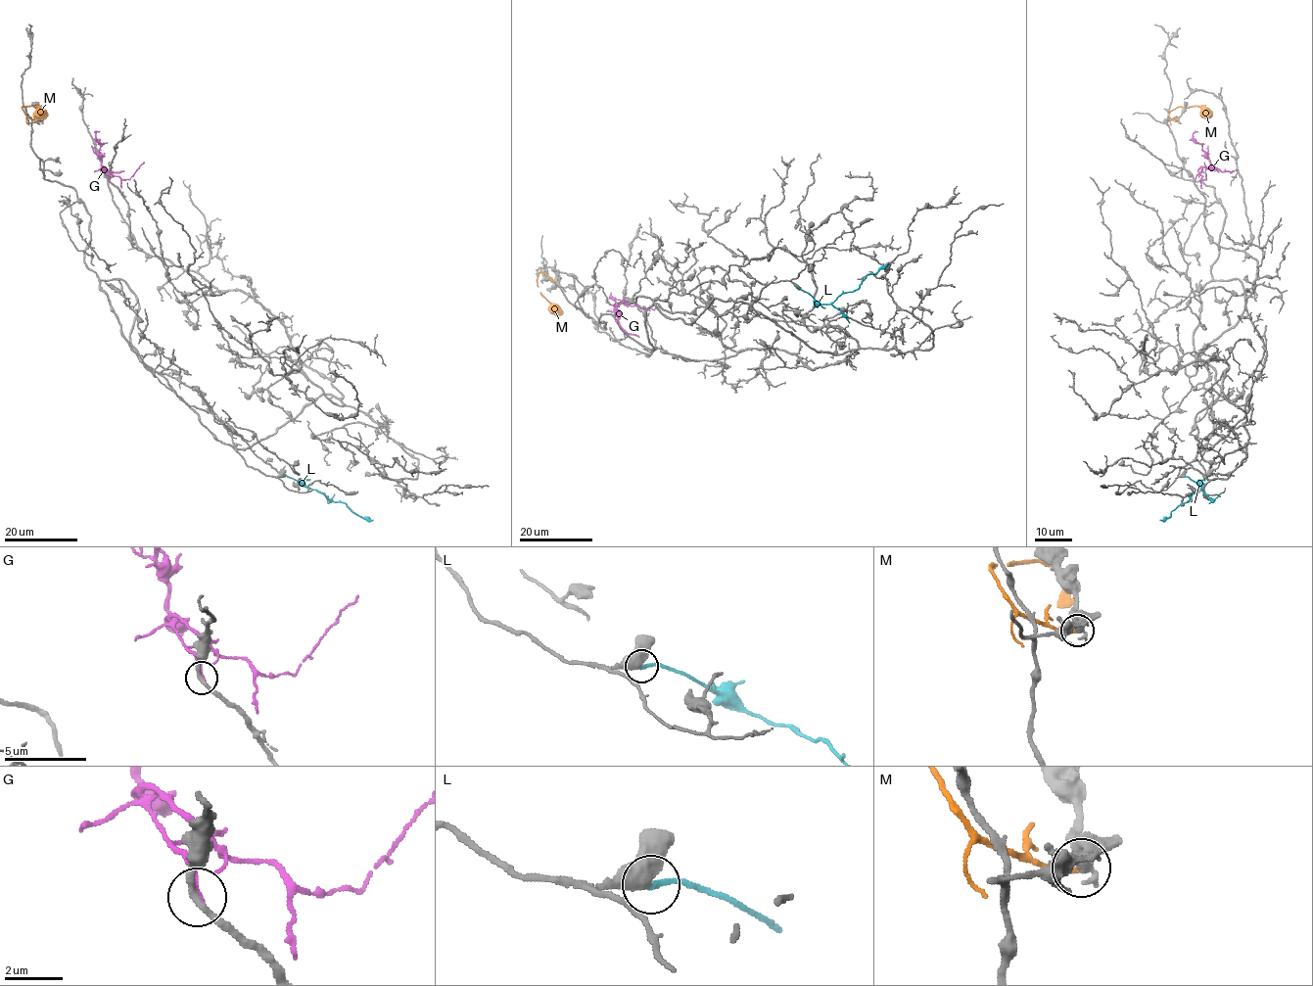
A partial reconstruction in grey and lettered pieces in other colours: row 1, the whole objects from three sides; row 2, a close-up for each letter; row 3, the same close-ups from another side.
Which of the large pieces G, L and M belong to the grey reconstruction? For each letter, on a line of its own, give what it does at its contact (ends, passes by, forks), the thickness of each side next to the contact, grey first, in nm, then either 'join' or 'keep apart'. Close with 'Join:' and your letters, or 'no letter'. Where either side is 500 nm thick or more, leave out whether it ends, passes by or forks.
G: it ends there; 200 nm thick on the grey side, 160 nm on the other; join
L: 500 nm thick on the grey side, 180 nm on the other; join
M: it ends there; 440 nm thick on the grey side, 180 nm on the other; keep apart
Join: G, L

